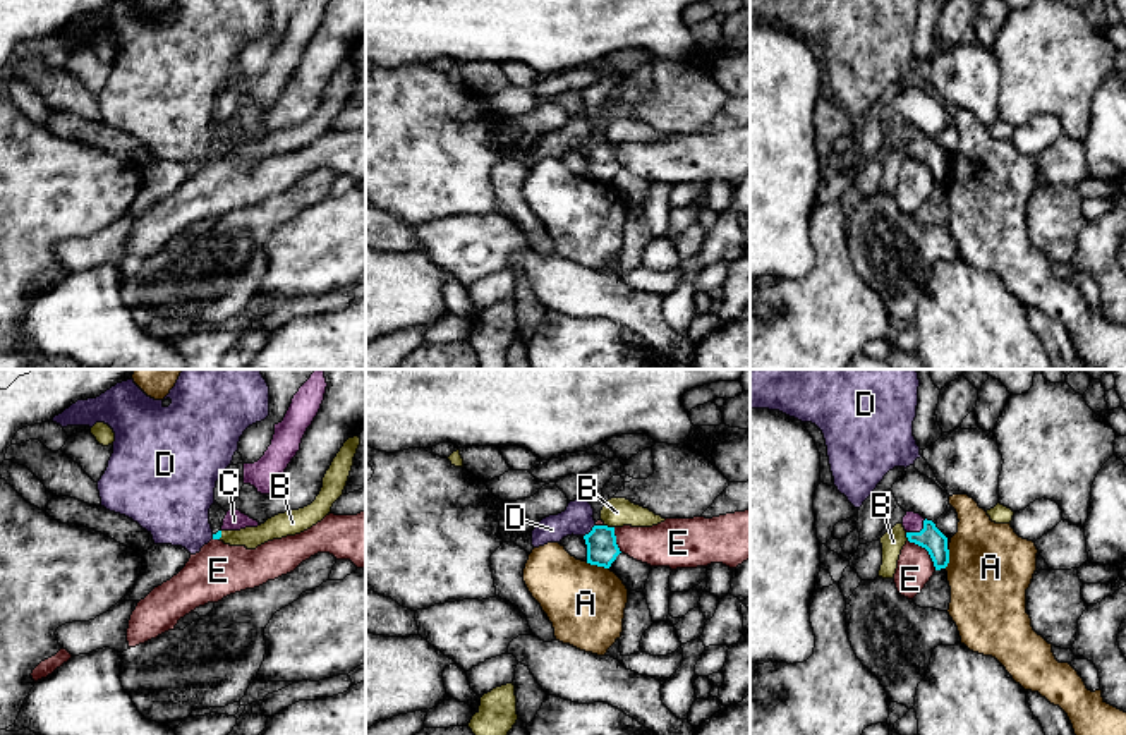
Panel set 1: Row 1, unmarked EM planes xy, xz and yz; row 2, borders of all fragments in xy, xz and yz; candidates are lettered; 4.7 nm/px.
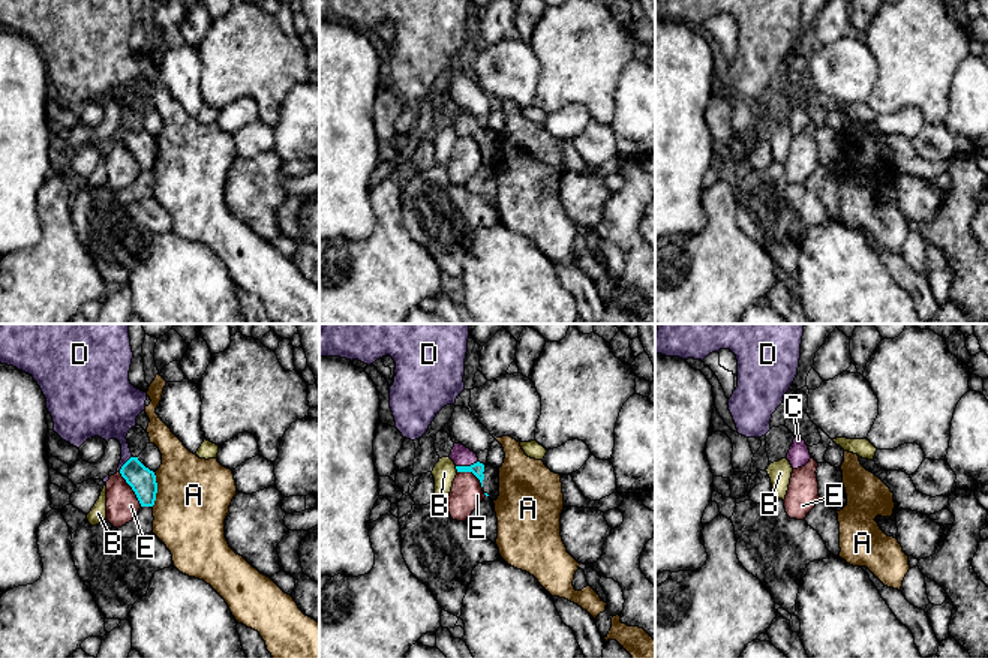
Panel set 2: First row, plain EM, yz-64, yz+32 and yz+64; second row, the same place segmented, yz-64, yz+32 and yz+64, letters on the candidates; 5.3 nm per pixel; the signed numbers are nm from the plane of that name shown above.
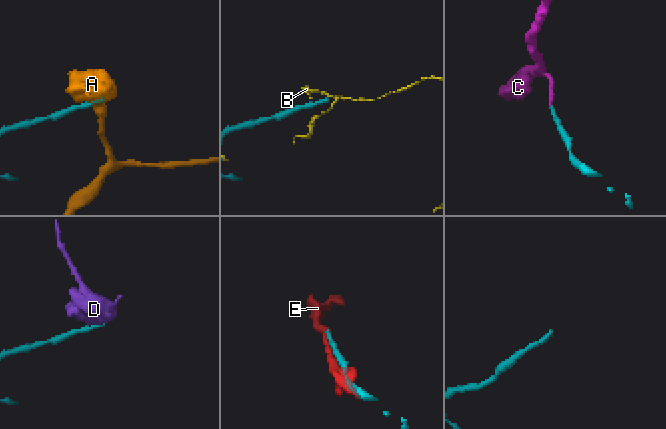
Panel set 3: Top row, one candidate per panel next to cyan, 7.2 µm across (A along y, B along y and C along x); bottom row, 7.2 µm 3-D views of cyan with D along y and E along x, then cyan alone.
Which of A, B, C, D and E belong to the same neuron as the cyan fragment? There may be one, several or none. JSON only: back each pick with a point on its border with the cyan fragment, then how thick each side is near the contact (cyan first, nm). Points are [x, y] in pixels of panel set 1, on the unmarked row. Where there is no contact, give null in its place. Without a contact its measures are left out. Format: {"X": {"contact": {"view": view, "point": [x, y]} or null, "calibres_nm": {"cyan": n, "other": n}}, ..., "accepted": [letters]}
{"C": {"contact": {"view": "yz", "point": [920, 146]}, "calibres_nm": {"cyan": 110, "other": 100}}, "accepted": ["C"]}

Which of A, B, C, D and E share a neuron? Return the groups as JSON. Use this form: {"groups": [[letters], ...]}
{"groups": [["A"], ["B"], ["C"], ["D"], ["E"]]}

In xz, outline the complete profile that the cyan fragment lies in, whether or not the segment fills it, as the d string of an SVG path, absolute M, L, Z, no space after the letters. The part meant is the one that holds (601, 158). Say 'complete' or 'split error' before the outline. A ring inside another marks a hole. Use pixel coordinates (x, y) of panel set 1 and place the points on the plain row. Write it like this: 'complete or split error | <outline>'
complete | M594 141L584 155L587 160L587 179L590 180L609 184L621 168L616 160L614 143Z

